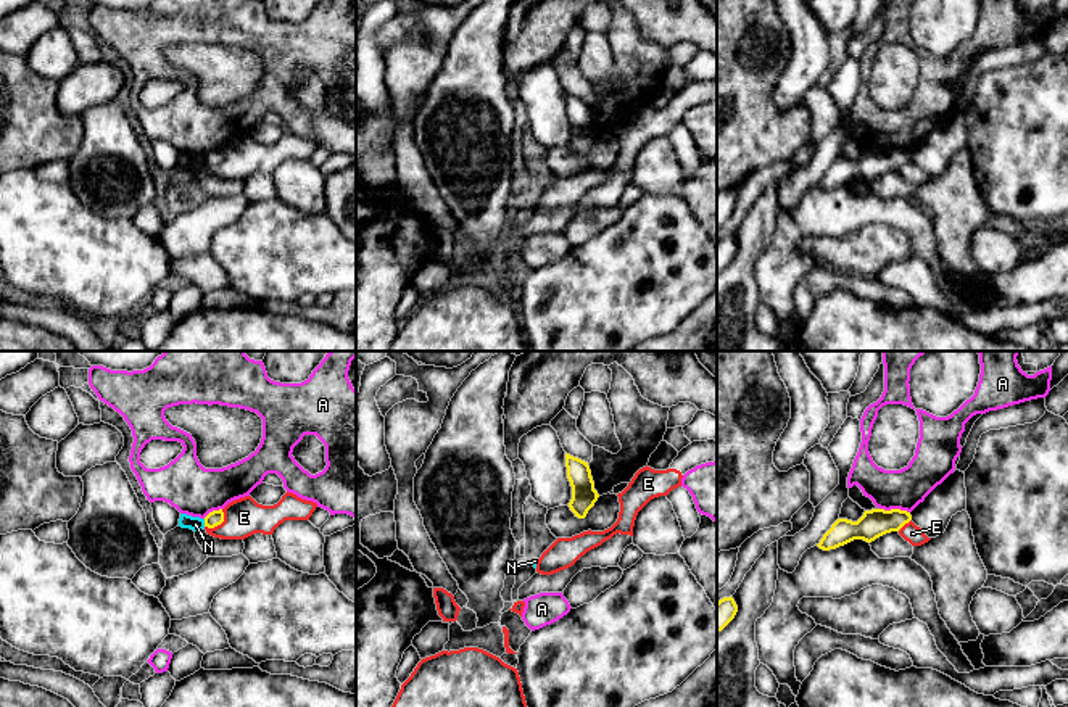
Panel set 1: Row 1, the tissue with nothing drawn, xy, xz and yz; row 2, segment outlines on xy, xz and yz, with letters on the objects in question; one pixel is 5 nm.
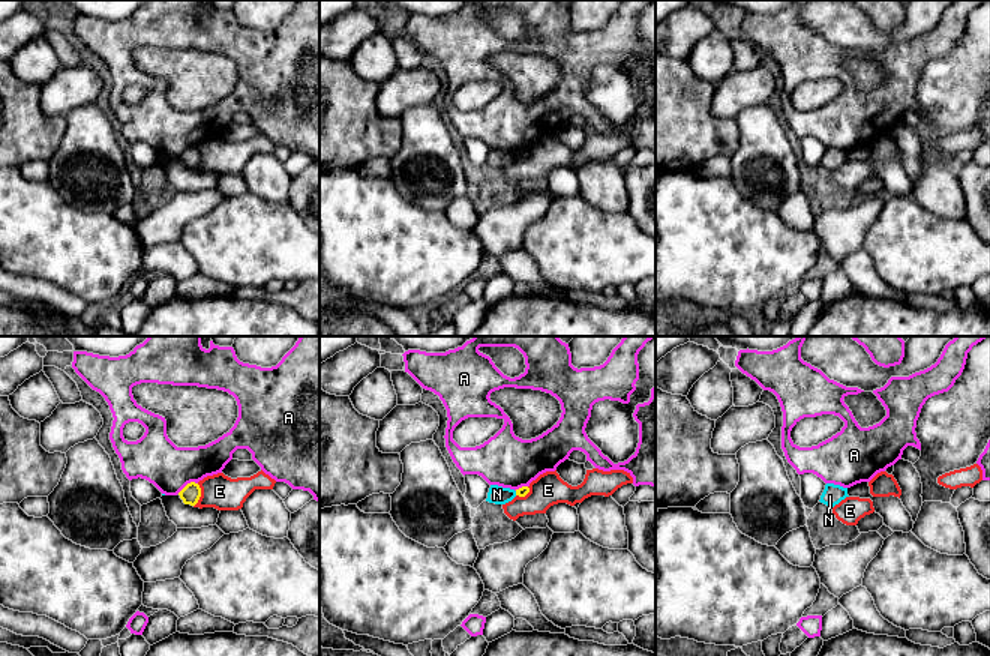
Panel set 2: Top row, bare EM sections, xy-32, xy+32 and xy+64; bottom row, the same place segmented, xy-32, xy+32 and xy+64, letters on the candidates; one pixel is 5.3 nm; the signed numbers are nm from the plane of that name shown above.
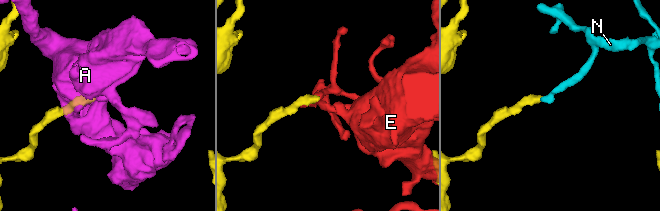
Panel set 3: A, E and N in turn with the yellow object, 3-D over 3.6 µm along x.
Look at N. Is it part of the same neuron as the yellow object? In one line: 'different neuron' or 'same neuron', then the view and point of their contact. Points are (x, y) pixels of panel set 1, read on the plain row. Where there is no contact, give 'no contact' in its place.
different neuron; meets yellow in xy at (205, 161)

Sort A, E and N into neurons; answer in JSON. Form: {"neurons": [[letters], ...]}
{"neurons": [["A"], ["E"], ["N"]]}

